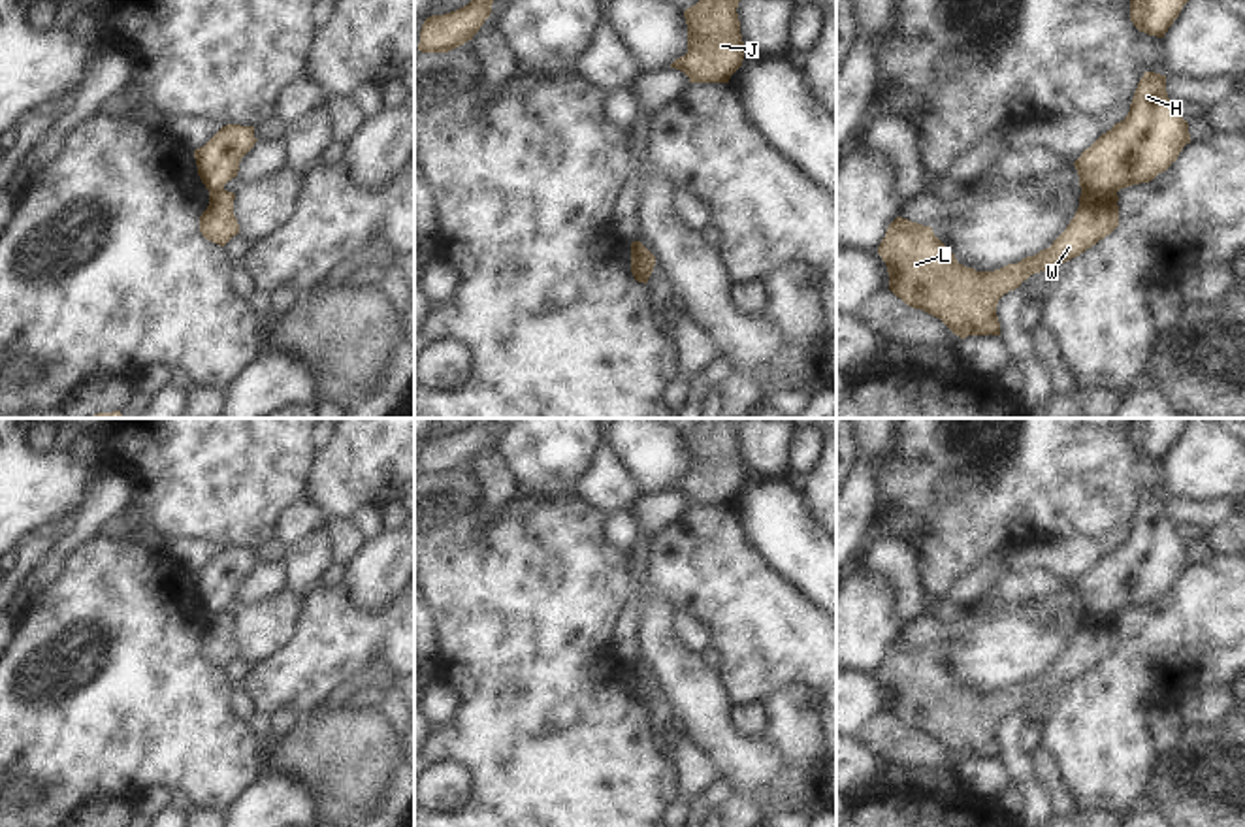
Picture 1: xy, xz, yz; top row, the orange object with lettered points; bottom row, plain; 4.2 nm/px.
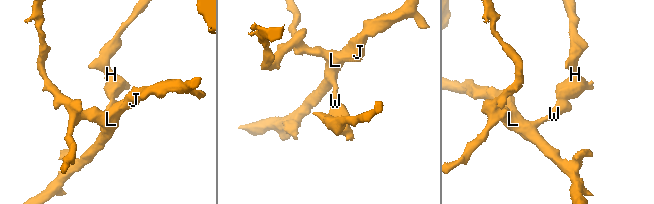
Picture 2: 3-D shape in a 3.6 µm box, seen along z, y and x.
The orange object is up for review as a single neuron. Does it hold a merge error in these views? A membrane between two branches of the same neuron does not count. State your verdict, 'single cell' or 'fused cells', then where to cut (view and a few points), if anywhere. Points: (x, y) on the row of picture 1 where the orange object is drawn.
fused cells; cut yz (1082, 191), (1115, 193)

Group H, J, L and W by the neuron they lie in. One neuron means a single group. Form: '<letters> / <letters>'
H / J L W

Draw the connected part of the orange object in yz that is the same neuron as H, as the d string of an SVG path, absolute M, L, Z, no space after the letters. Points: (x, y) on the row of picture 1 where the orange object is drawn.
M1145 72L1128 115L1074 162L1081 192L1119 192L1166 171L1190 143L1188 122L1166 92L1166 75Z

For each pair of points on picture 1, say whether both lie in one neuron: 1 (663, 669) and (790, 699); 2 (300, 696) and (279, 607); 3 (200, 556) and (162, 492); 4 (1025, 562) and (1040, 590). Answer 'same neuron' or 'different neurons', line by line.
1: different neurons
2: different neurons
3: different neurons
4: different neurons

